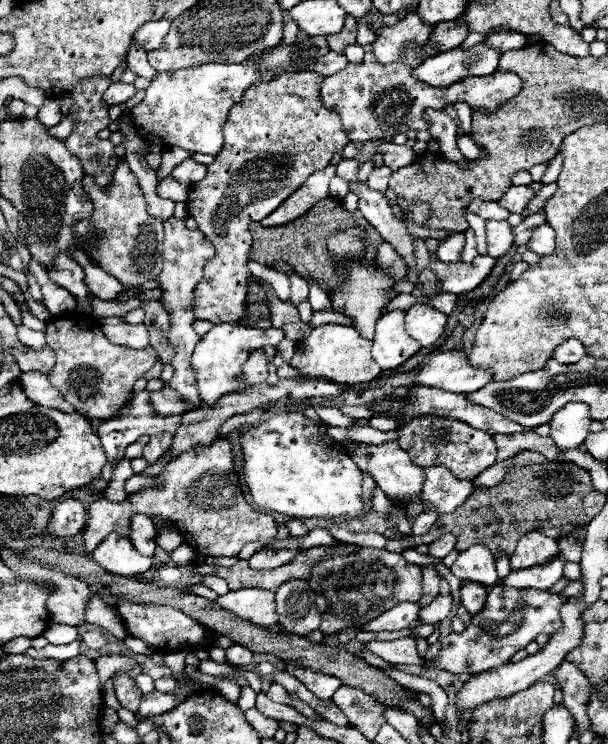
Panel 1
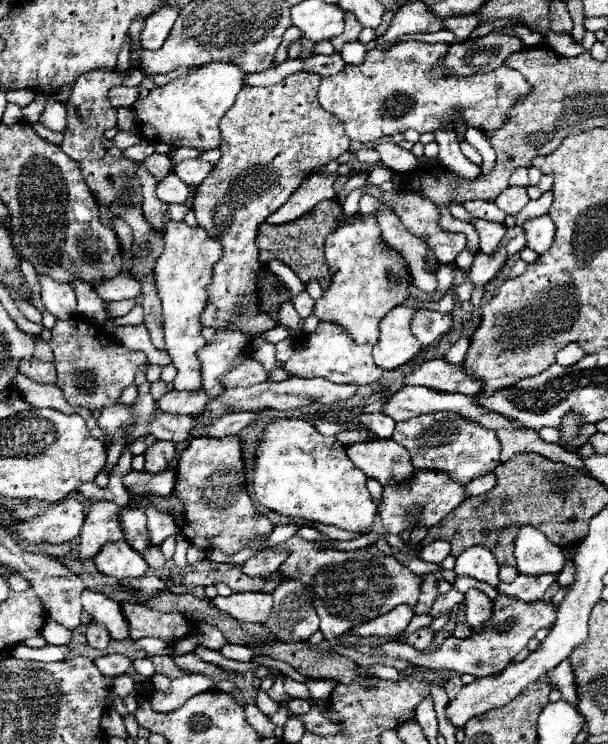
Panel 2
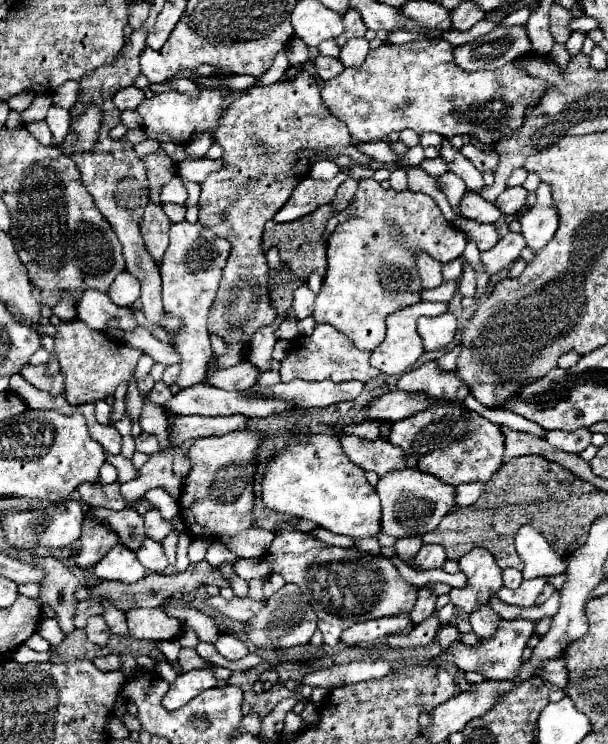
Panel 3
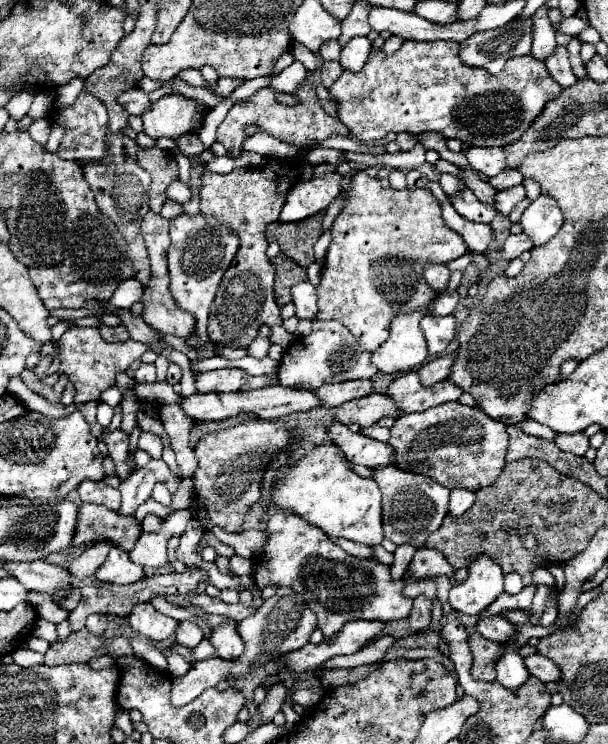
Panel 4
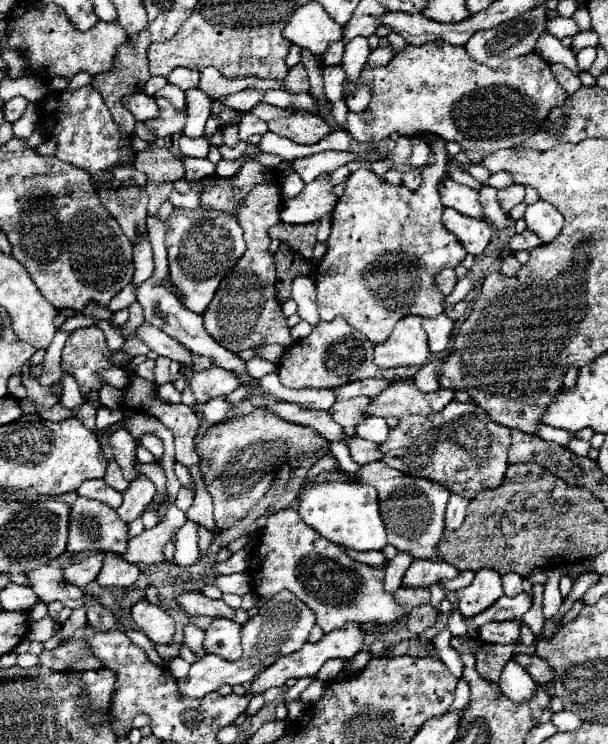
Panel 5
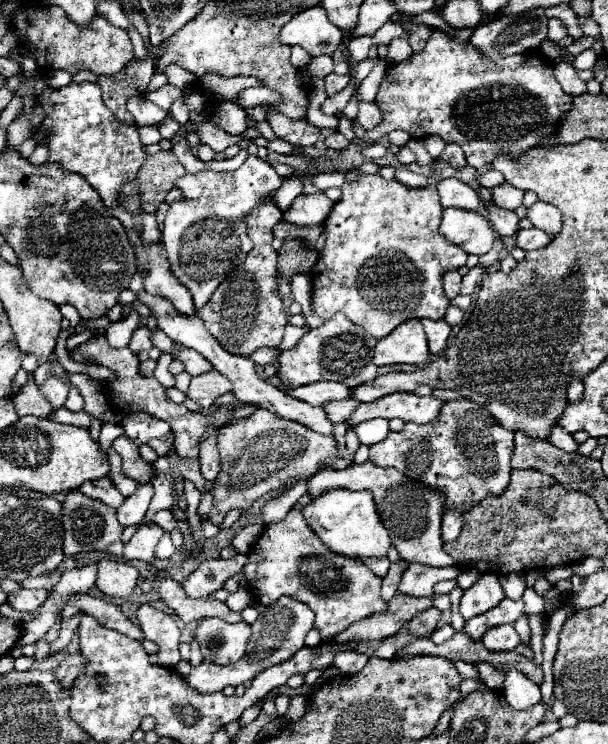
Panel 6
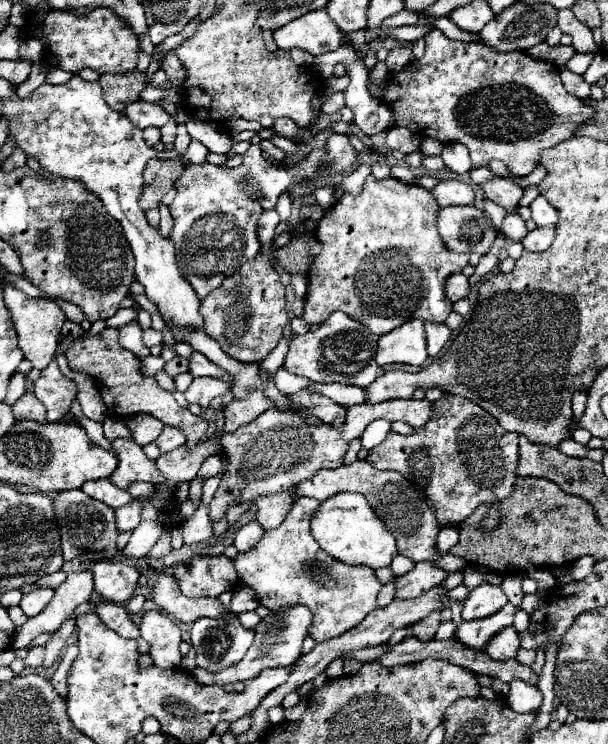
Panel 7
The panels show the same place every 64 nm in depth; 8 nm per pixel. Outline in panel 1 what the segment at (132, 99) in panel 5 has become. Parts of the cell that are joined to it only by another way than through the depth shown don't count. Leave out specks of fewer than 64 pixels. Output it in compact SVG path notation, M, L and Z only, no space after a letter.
M114 82L110 84L110 88L104 92L104 100L114 106L114 104L124 104L126 100L130 100L136 94L136 88L132 84L124 84L124 82Z

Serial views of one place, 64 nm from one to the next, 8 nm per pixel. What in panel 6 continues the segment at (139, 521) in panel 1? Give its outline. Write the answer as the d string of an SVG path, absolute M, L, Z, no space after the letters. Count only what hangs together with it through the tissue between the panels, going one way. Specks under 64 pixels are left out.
M70 492L62 502L62 528L64 528L64 554L74 556L80 552L108 552L114 556L122 556L122 526L116 520L116 510L102 504L100 500L92 500L80 492Z

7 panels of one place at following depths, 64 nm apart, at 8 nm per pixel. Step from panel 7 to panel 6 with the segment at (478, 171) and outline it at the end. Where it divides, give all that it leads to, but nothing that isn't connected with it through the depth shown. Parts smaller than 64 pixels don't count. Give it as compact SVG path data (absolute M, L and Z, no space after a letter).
M488 170L486 174L476 176L476 182L478 182L480 186L484 186L484 188L494 188L496 184L504 182L504 176L502 176L498 170Z

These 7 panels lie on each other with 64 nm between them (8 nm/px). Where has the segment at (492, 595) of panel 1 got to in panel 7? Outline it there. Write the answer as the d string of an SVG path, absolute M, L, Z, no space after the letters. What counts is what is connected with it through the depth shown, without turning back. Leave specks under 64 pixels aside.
M514 680L510 684L510 694L506 698L506 704L518 714L538 712L540 704L542 704L542 692L532 684L524 684L522 680Z

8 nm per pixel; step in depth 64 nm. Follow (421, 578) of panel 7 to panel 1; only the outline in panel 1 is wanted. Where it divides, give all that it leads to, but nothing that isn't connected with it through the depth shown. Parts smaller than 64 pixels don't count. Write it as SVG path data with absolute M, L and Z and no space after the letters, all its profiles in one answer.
M440 536L438 540L434 540L428 546L428 556L442 560L446 554L450 554L454 550L454 544L456 544L456 538L454 536Z

